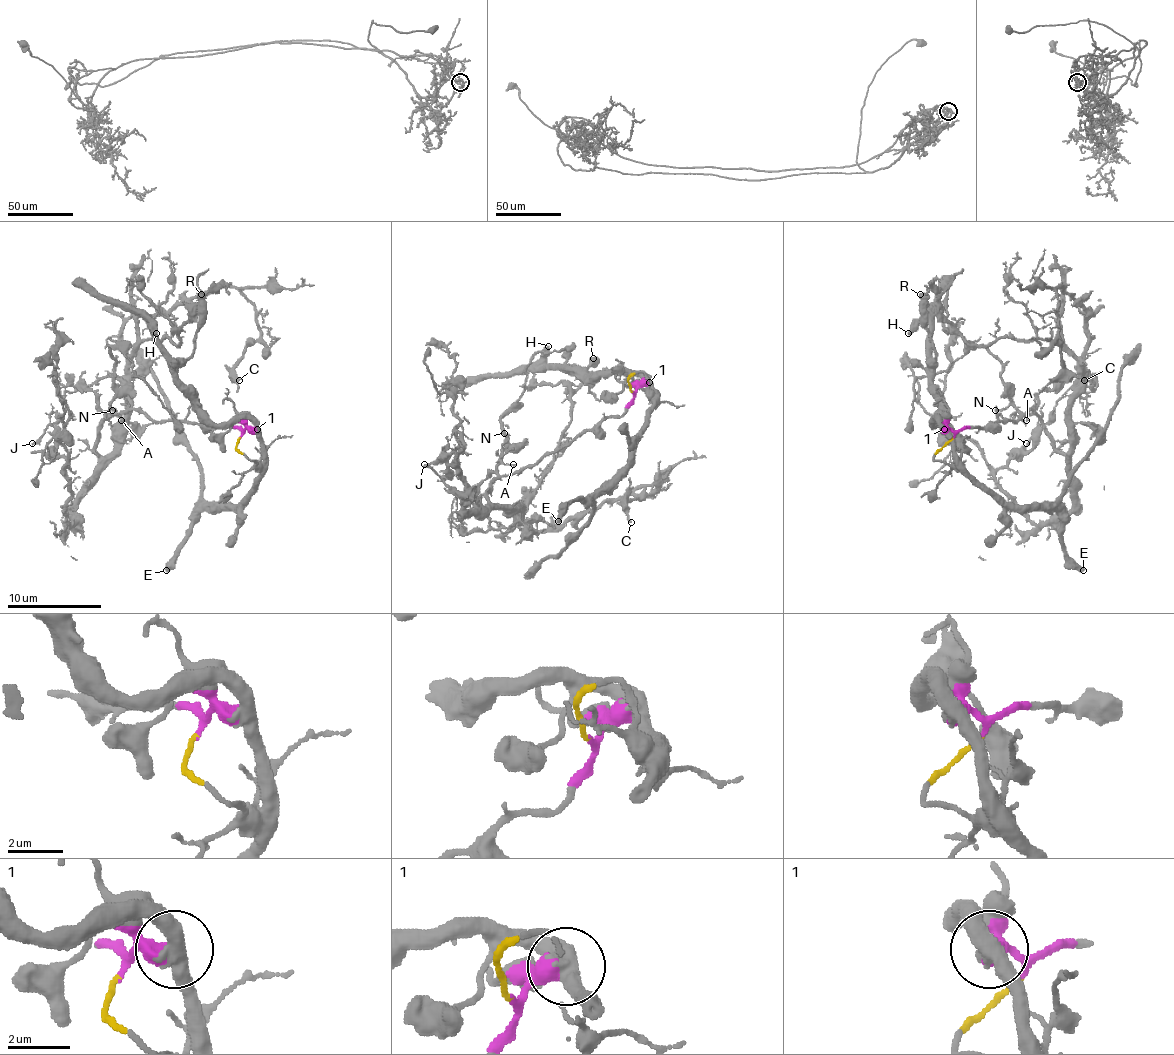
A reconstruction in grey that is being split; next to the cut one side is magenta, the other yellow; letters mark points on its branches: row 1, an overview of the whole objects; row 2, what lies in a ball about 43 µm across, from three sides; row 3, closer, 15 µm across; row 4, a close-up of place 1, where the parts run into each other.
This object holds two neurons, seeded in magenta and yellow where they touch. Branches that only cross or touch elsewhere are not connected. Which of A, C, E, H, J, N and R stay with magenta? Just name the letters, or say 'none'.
A, C, J, N

